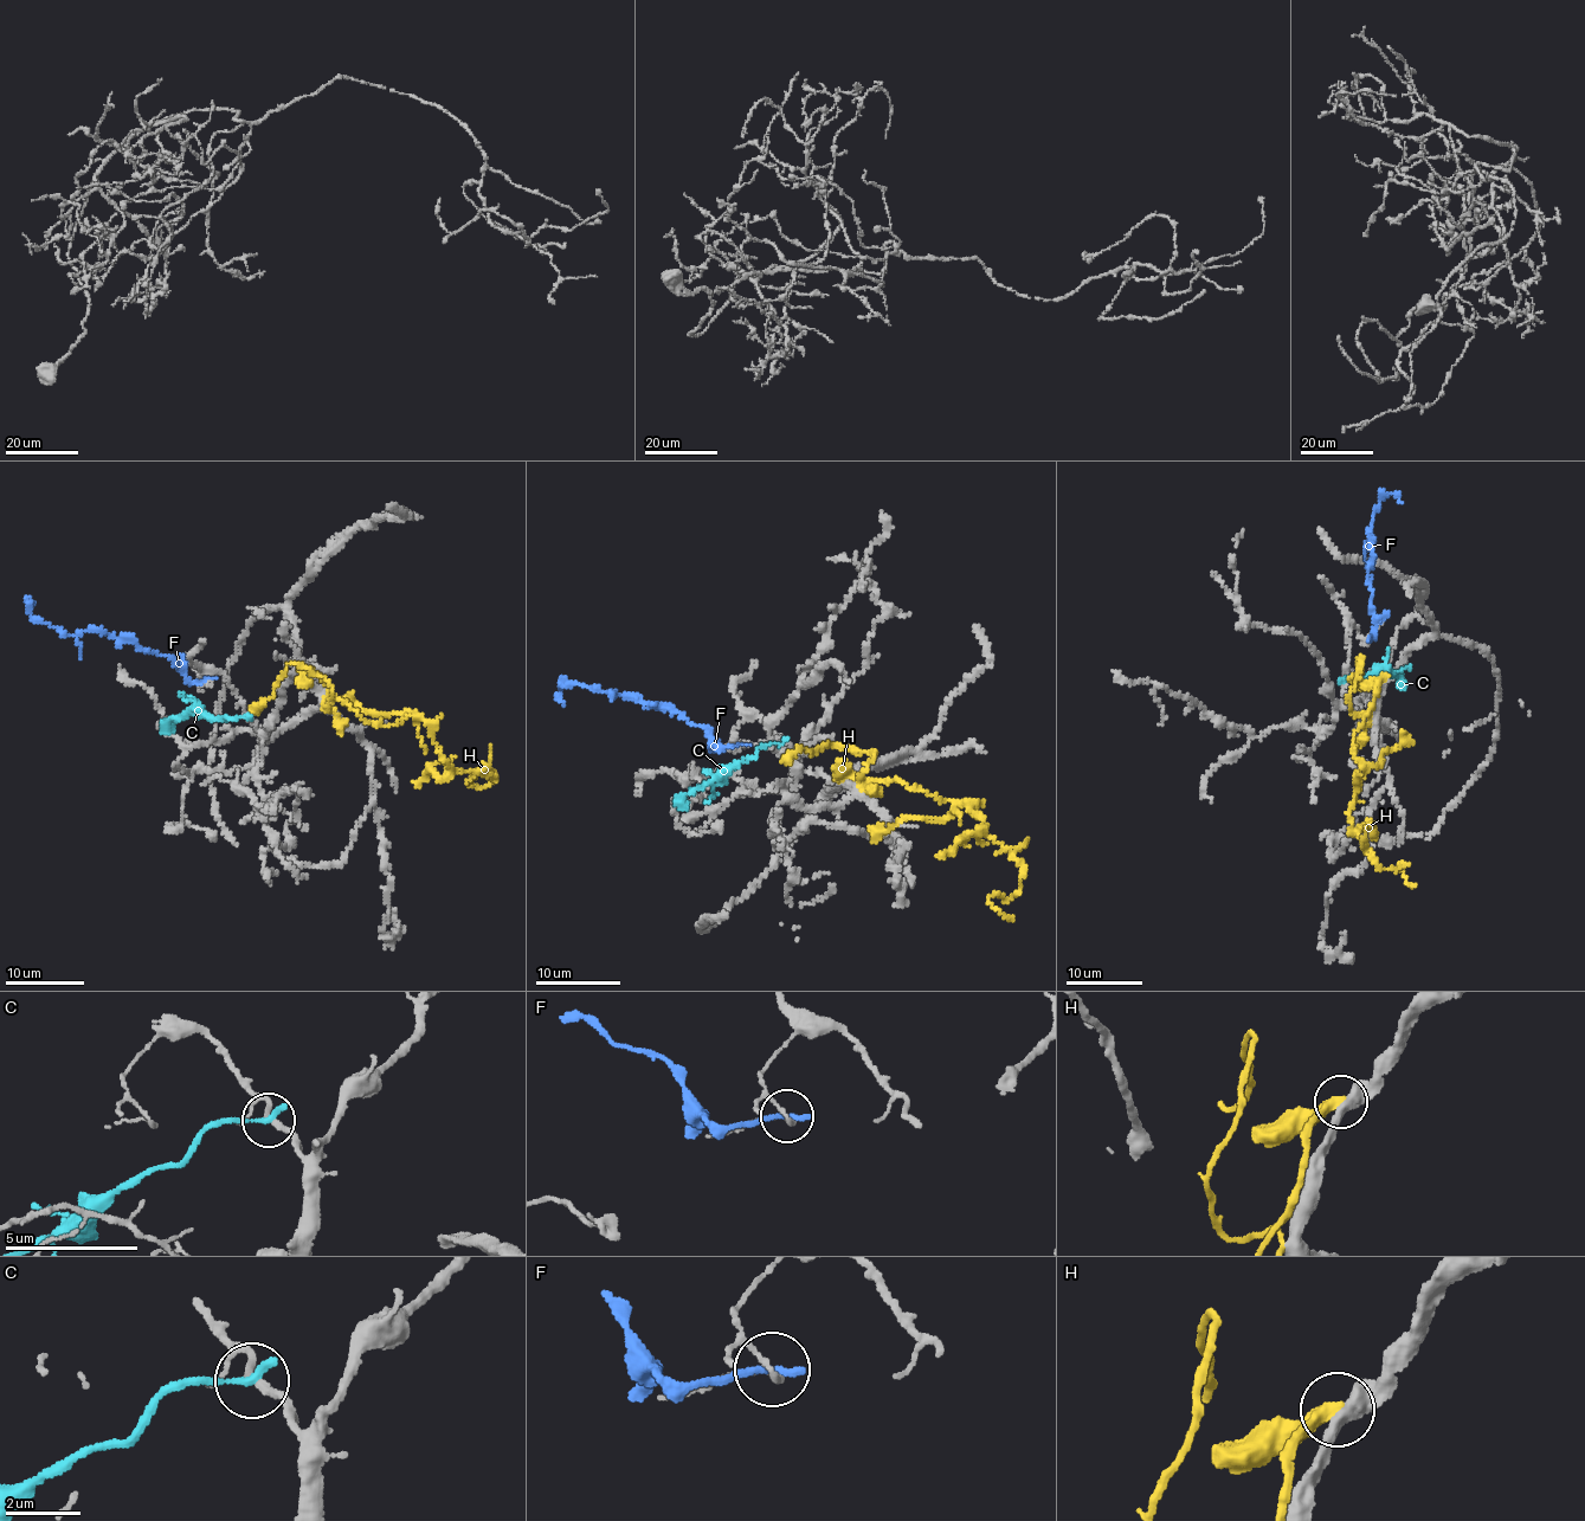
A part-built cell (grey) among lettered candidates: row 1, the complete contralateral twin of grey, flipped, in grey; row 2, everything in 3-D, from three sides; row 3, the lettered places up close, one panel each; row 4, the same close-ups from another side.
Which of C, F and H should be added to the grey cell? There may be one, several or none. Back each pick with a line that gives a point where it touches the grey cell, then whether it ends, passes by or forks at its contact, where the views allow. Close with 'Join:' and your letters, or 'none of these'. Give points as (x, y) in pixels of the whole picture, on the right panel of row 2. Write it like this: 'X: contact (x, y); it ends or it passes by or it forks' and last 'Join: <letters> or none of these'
Join: none of these

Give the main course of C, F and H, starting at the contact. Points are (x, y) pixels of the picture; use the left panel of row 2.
C: (245, 715), (208, 717), (193, 710), (169, 720), (162, 732)
F: (208, 676), (189, 682), (167, 656), (130, 640), (91, 630), (62, 633), (31, 618), (27, 606), (34, 600)
H: (303, 666), (368, 722), (390, 727), (424, 717), (451, 773), (495, 774), (485, 767), (469, 785), (494, 782)

